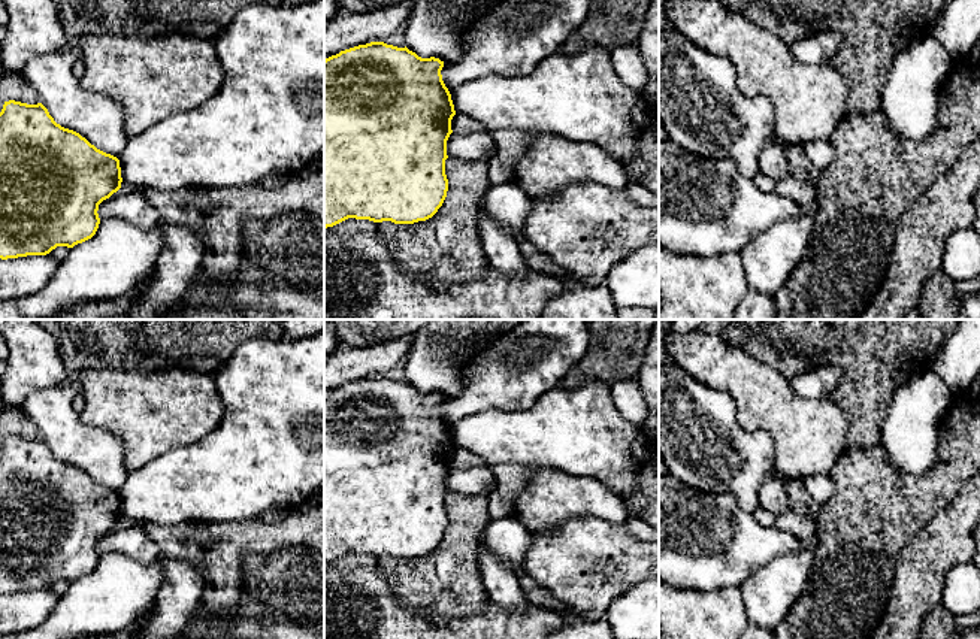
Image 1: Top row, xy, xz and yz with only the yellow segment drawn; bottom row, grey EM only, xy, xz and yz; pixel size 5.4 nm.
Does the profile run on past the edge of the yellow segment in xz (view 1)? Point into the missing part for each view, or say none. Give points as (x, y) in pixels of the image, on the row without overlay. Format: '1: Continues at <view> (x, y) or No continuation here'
1: No continuation here

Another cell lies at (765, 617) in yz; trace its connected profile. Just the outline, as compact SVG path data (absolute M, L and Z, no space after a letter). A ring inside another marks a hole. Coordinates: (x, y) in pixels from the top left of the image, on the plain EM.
M787 512L778 518L778 526L799 537L804 548L756 569L739 588L750 624L771 632L802 594L819 545L813 520Z

